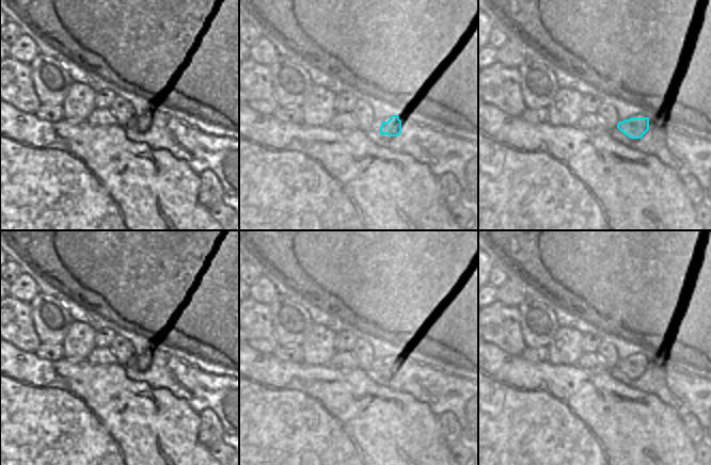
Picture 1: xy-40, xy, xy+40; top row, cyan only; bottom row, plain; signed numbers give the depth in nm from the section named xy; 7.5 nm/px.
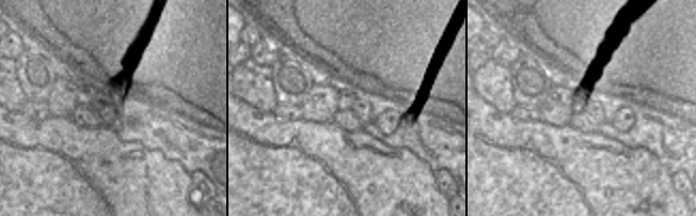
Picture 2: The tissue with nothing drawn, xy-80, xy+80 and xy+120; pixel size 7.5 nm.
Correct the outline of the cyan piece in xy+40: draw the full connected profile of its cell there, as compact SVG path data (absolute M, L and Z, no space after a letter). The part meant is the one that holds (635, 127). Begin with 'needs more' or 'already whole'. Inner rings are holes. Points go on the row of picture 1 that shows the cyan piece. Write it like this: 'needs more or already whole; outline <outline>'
already whole; outline M631 117L619 122L617 128L631 139L642 139L649 130L649 117Z

